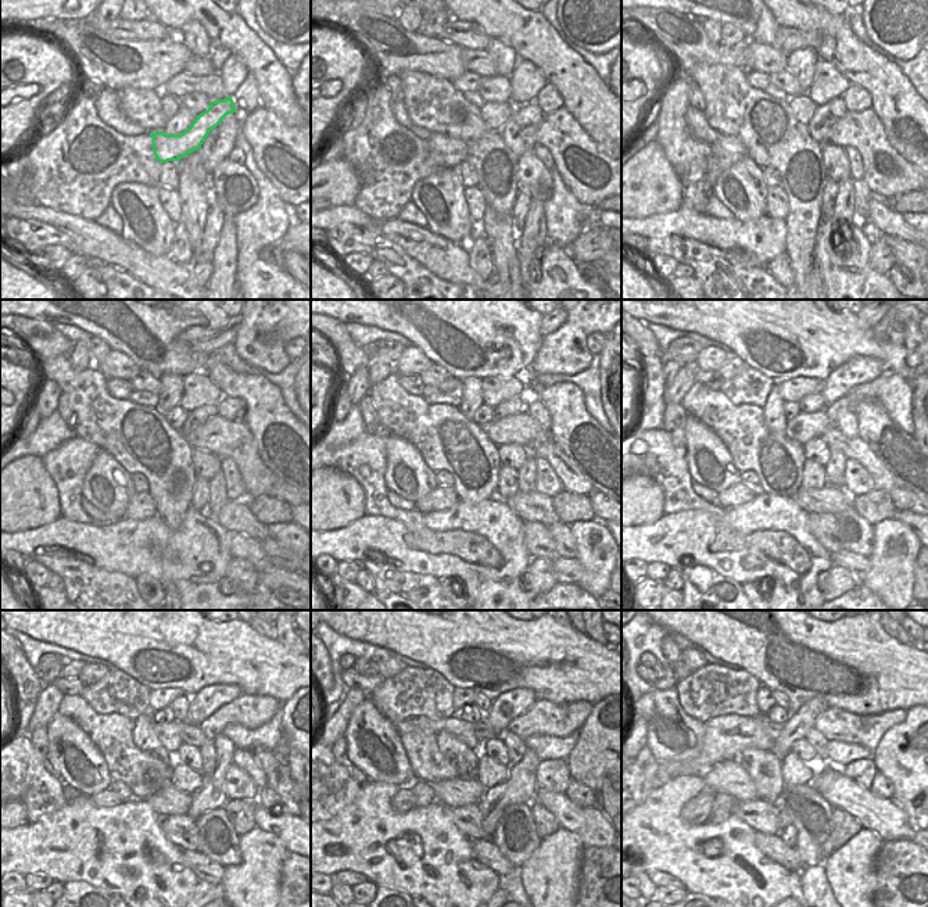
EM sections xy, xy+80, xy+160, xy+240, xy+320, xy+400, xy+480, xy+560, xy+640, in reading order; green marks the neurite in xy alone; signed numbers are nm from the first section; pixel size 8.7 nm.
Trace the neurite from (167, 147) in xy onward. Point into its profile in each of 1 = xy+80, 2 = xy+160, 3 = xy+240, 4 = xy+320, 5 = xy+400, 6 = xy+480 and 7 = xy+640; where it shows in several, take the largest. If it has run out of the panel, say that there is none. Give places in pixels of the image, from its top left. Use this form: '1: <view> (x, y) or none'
1: xy+80 (452, 151)
2: xy+160 (724, 151)
3: xy+240 (68, 463)
4: xy+320 (364, 458)
5: xy+400 (656, 454)
6: xy+480 (40, 792)
7: xy+640 (649, 789)

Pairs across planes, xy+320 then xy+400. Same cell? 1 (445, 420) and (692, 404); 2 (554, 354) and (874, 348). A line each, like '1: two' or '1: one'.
1: one
2: two

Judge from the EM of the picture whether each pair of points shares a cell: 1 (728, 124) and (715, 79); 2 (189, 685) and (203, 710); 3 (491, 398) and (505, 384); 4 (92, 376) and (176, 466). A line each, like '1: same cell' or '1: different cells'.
1: same cell
2: different cells
3: same cell
4: same cell

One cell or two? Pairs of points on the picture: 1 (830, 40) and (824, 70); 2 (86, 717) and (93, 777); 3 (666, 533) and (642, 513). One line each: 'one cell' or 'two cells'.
1: two cells
2: two cells
3: two cells

